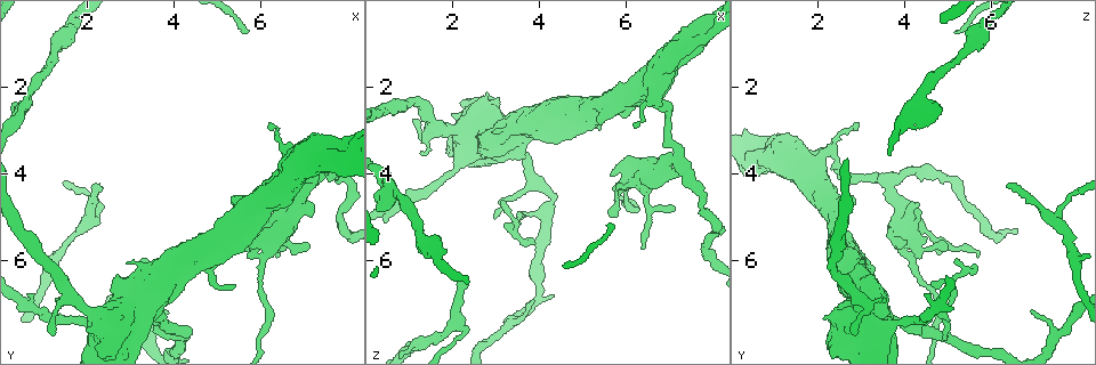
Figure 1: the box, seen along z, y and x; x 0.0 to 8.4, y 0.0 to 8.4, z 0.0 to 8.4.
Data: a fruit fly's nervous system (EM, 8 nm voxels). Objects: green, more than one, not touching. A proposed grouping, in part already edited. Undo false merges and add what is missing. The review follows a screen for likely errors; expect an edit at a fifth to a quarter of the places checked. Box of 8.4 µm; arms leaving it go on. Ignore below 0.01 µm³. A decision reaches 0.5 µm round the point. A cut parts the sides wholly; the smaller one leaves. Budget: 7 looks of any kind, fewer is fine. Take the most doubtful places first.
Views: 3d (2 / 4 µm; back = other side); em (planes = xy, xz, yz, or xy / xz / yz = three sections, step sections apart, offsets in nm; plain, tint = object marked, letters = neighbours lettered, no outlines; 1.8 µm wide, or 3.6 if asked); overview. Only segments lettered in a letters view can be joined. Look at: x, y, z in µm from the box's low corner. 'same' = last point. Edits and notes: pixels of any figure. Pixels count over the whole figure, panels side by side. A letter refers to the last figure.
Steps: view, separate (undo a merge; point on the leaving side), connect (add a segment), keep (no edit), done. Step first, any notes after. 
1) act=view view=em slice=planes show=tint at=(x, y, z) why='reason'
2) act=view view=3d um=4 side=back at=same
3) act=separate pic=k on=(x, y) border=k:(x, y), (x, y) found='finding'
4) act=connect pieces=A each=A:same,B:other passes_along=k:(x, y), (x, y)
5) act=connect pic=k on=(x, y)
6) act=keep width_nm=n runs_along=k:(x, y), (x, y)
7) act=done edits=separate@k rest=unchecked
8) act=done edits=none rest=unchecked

act=view view=3d um=4 at=(6.60, 3.70, 1.90) why='closes a loop'

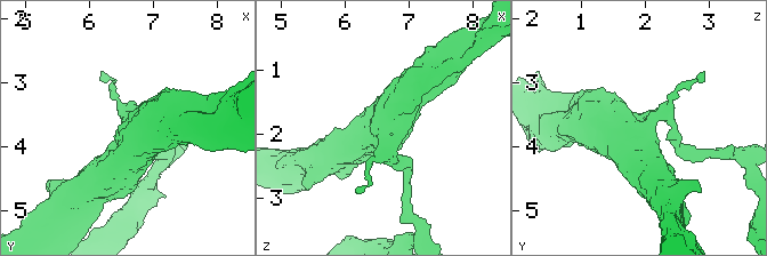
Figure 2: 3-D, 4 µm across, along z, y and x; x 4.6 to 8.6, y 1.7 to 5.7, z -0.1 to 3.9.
act=view view=em um=3.6 slice=planes show=tint at=(6.65, 3.70, 1.95) arms=4 why='now the EM'

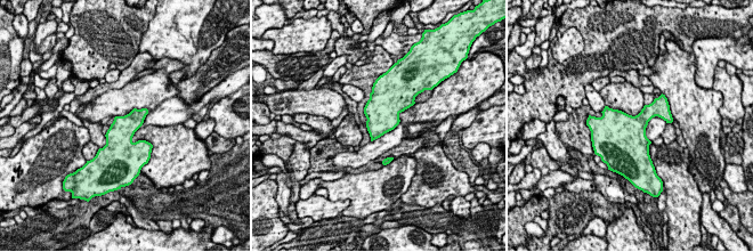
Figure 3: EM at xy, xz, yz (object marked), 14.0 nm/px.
act=view view=em um=3.6 slice=planes show=letters at=same

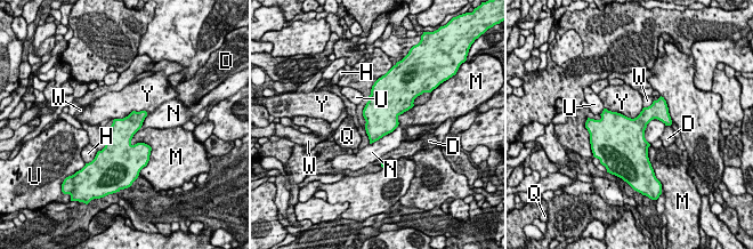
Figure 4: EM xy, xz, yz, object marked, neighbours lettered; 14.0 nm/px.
act=keep width_nm=360 each=D:other,H:other,M:other,N:other,Q:other,U:other,W:other,Y:other border=4:(605, 107), (631, 118), (644, 107) found='one cell here'

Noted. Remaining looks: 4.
act=view view=3d um=2 at=(2.20, 4.25, 6.35) why='tapers out'

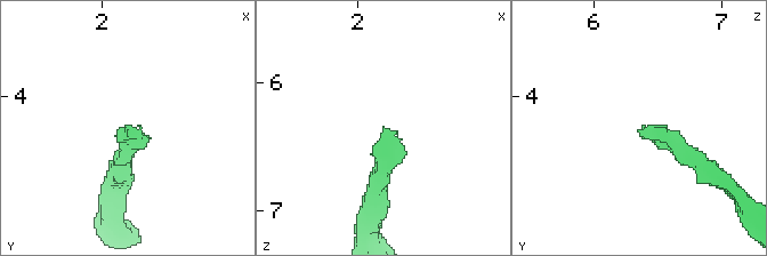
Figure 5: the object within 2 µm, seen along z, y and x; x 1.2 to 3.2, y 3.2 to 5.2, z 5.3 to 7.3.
act=view view=em slice=planes show=plain at=(2.24, 4.24, 6.34)

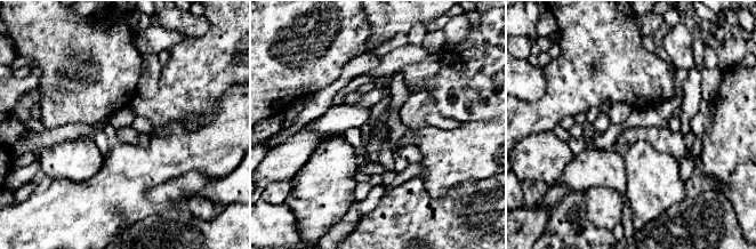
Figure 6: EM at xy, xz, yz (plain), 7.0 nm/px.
act=view view=em slice=planes show=letters at=same why='what lies round it'

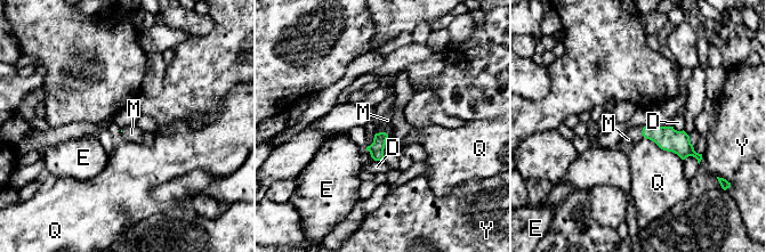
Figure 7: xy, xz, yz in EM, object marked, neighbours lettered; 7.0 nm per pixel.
act=connect pieces=M each=D:other,E:other,M:same,Q:other,Y:other found='the cell continues'

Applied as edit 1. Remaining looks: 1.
act=done edits=connect@7 rest=unchecked

